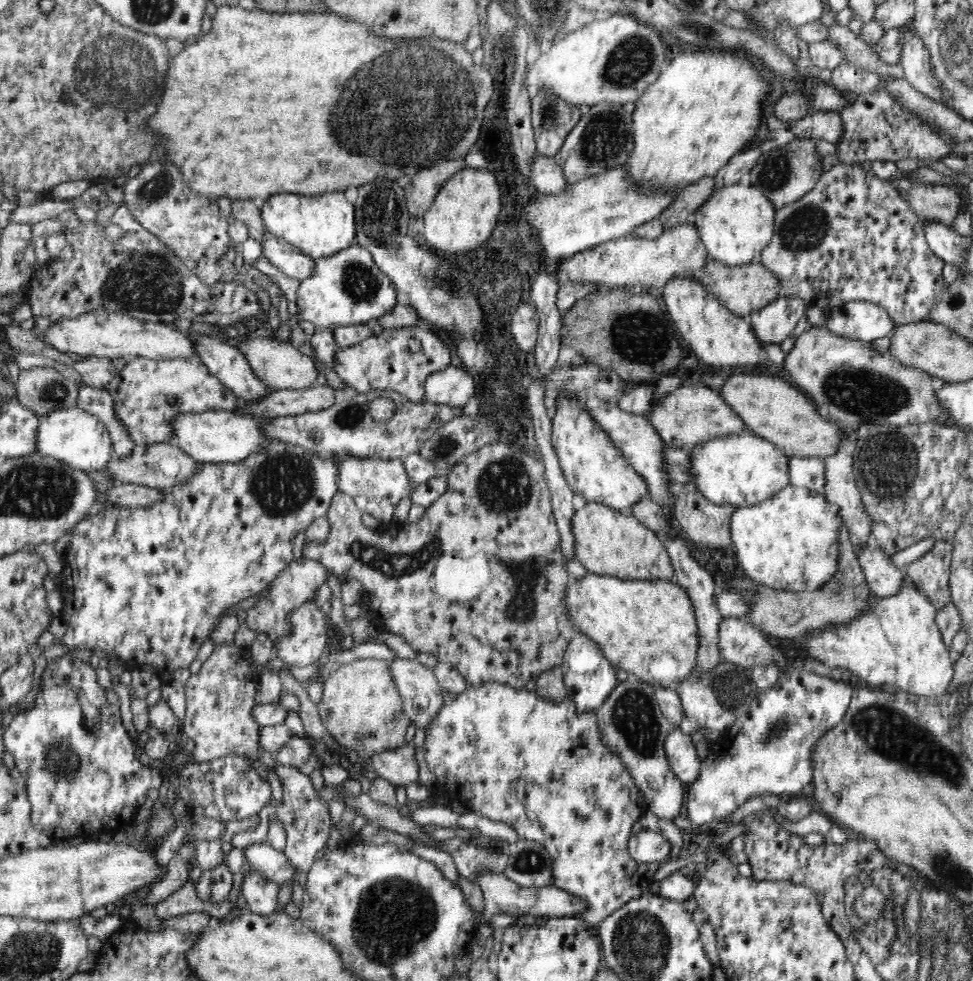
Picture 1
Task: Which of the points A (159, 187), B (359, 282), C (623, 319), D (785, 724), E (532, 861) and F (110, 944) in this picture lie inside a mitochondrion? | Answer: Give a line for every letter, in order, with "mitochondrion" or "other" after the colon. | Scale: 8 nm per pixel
A: mitochondrion
B: mitochondrion
C: mitochondrion
D: mitochondrion
E: mitochondrion
F: other

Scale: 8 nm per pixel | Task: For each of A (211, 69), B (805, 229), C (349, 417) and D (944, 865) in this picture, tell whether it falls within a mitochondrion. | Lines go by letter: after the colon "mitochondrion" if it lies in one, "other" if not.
A: other
B: mitochondrion
C: mitochondrion
D: mitochondrion

